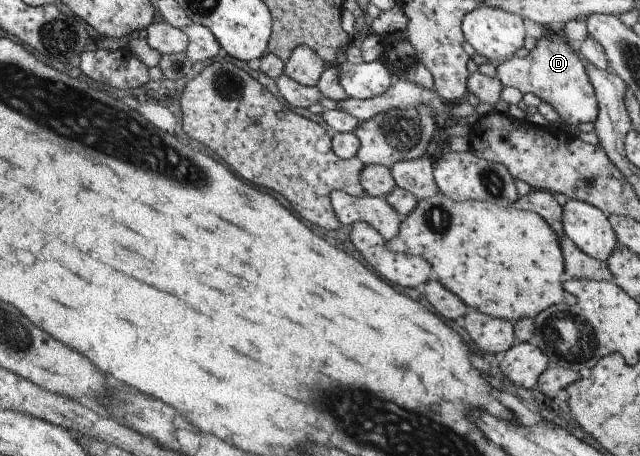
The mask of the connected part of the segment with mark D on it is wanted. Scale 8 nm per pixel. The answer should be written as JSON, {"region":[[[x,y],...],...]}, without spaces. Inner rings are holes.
{"region":[[[548,31],[537,39],[536,46],[522,58],[511,57],[500,61],[497,68],[498,80],[503,86],[518,88],[522,94],[532,92],[542,102],[547,102],[558,112],[560,119],[570,124],[595,122],[599,104],[594,87],[586,72],[585,62],[573,43],[563,33]]]}

